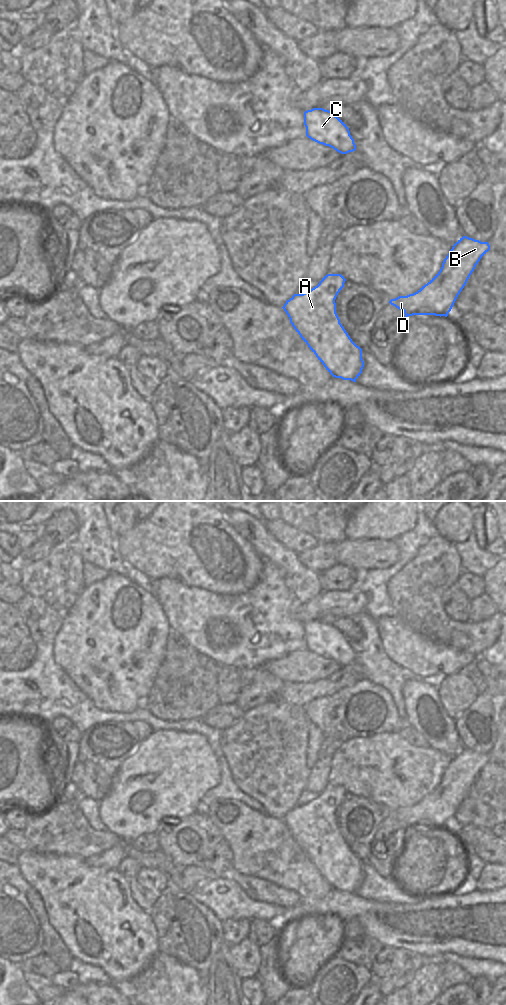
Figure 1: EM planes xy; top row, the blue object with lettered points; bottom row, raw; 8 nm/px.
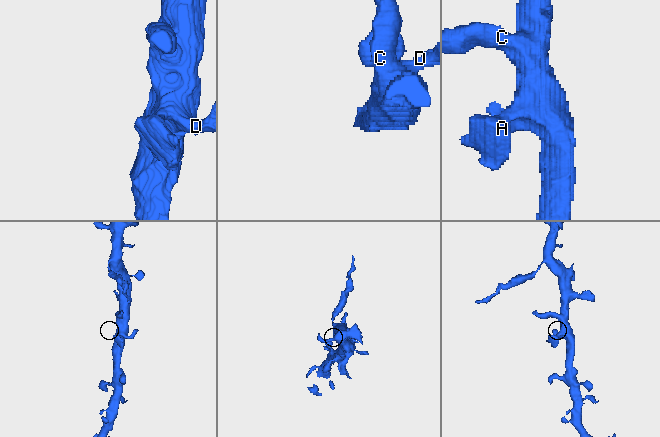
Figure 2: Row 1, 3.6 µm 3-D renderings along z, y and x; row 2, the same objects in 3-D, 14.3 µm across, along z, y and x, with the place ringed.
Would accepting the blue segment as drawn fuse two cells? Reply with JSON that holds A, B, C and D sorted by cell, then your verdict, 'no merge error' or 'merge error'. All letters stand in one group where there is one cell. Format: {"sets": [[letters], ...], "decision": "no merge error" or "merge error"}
{"sets": [["A", "B", "C", "D"]], "decision": "no merge error"}

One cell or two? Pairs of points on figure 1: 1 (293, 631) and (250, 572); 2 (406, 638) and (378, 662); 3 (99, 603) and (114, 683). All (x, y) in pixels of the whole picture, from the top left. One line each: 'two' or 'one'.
1: two
2: two
3: one

